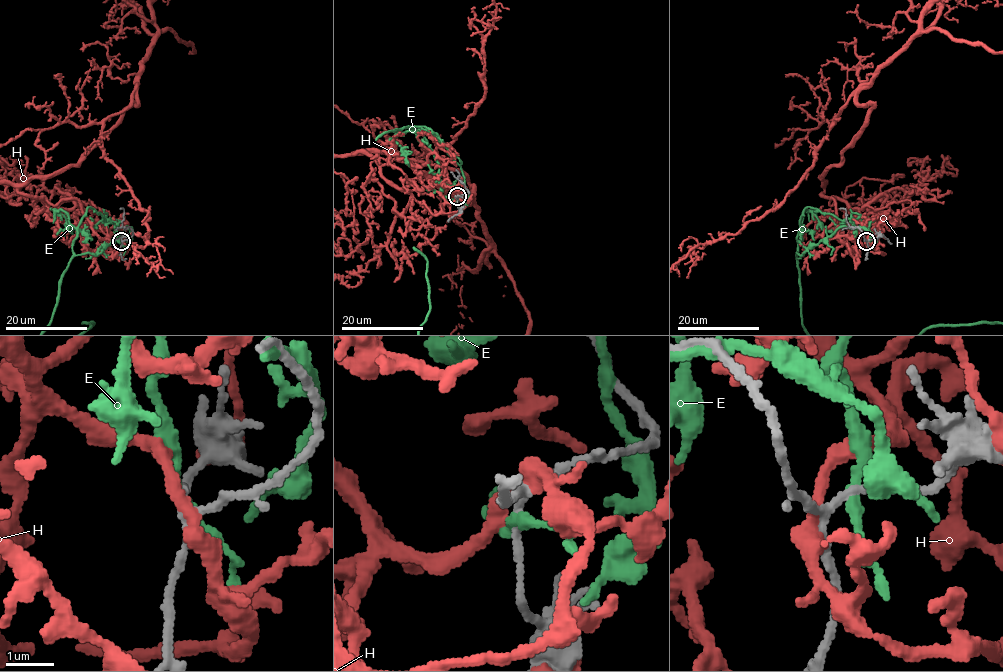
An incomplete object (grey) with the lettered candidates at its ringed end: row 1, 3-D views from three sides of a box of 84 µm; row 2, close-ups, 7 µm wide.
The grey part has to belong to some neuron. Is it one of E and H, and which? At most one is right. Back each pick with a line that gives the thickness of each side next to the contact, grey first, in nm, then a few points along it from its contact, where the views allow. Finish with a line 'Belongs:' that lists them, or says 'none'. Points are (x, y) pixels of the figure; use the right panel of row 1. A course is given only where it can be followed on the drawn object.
Belongs: none

